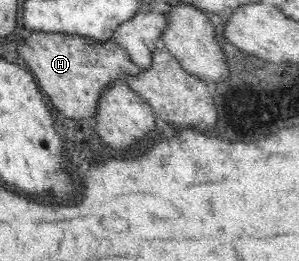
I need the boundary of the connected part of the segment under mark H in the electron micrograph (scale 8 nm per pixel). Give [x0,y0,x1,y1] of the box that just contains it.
[17,31,141,122]

